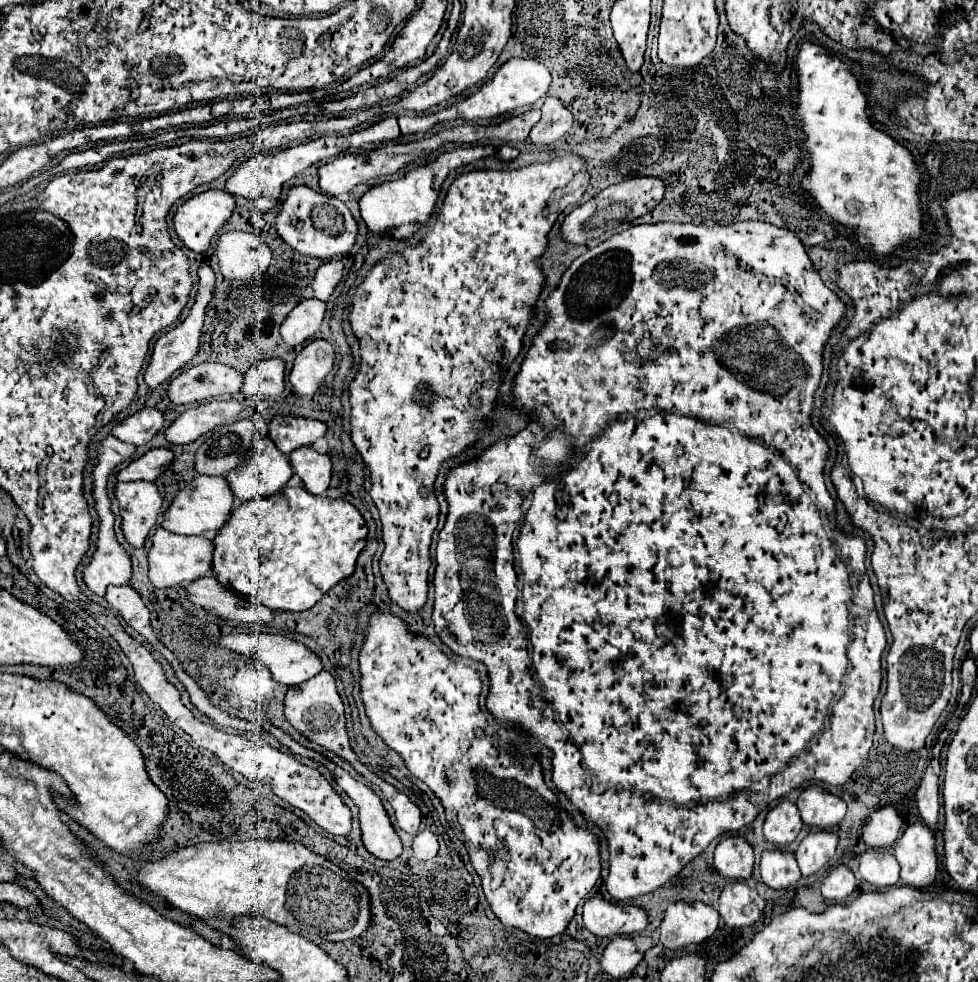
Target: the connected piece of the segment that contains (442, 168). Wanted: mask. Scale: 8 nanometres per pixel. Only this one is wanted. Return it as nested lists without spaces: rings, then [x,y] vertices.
[[[487,146],[455,148],[455,150],[449,150],[449,152],[443,152],[441,156],[437,156],[433,162],[427,162],[425,166],[419,166],[419,168],[409,170],[399,180],[383,182],[383,184],[377,184],[377,186],[369,188],[361,196],[361,200],[359,200],[363,222],[367,224],[367,228],[371,232],[377,232],[377,234],[391,234],[395,238],[411,238],[419,230],[419,224],[417,222],[425,222],[423,218],[429,218],[431,216],[431,212],[435,208],[435,202],[437,202],[437,196],[439,196],[439,188],[441,188],[443,180],[447,178],[449,170],[459,168],[459,166],[465,166],[465,164],[475,162],[479,158],[491,156],[495,152],[503,160],[513,160],[519,154],[519,150],[513,148],[513,146],[501,146],[497,150],[493,146],[489,146],[489,148]]]

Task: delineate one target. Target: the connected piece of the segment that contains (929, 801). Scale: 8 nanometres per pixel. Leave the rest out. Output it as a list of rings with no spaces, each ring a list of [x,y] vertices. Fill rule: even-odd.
[[[944,729],[938,736],[932,754],[931,764],[927,766],[923,780],[915,792],[915,802],[921,818],[927,826],[935,826],[939,818],[939,774],[941,773],[940,754],[951,731]]]

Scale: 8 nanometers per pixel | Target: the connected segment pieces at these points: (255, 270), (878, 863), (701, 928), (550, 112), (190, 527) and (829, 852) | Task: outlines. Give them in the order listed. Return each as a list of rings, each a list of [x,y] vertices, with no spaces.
[[[223,232],[217,240],[215,254],[221,274],[235,280],[267,272],[271,264],[271,250],[267,244],[249,232]]]
[[[865,850],[861,854],[859,874],[863,880],[877,888],[889,888],[899,884],[899,864],[889,850]]]
[[[675,902],[665,910],[661,922],[661,944],[677,950],[689,944],[699,944],[719,928],[719,912],[703,902]]]
[[[555,96],[545,100],[541,112],[543,112],[543,116],[533,126],[529,138],[533,144],[553,144],[571,128],[573,116],[571,116],[569,108]]]
[[[195,476],[171,502],[169,510],[165,512],[165,518],[161,526],[175,534],[203,534],[207,530],[219,530],[233,510],[233,492],[227,490],[225,478],[217,476]]]
[[[819,830],[819,832],[809,832],[799,848],[795,850],[797,864],[801,868],[803,876],[815,874],[819,868],[823,868],[835,854],[837,848],[837,834],[829,830]]]

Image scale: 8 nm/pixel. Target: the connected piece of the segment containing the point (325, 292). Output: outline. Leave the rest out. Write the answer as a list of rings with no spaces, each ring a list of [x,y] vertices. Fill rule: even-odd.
[[[337,258],[321,264],[317,268],[317,272],[315,272],[315,278],[313,278],[313,294],[315,294],[315,298],[325,302],[333,294],[335,286],[339,284],[341,274],[343,274],[343,264]]]

